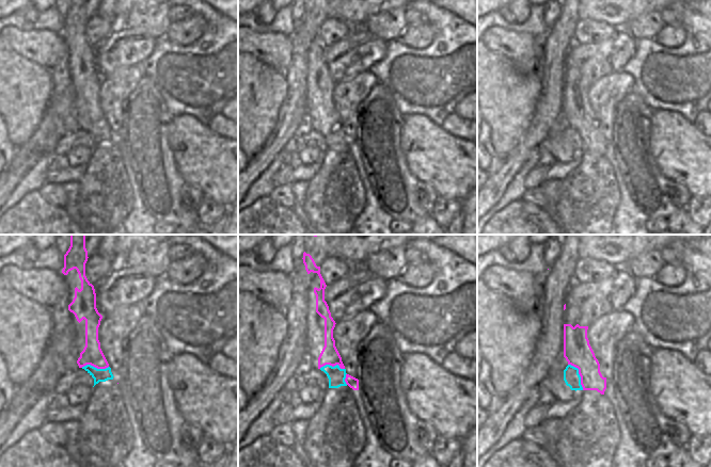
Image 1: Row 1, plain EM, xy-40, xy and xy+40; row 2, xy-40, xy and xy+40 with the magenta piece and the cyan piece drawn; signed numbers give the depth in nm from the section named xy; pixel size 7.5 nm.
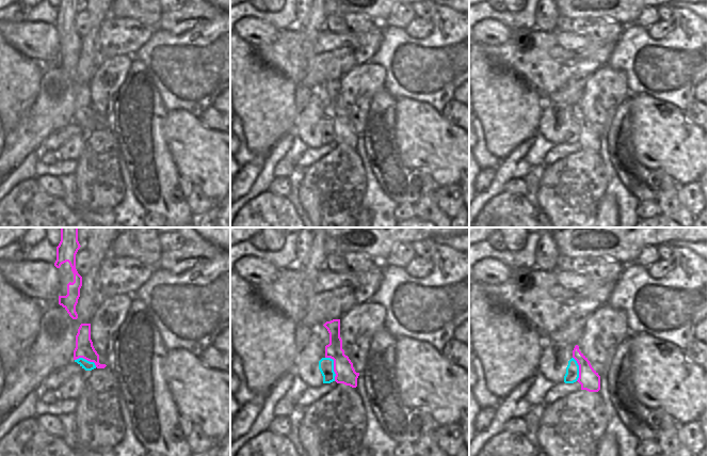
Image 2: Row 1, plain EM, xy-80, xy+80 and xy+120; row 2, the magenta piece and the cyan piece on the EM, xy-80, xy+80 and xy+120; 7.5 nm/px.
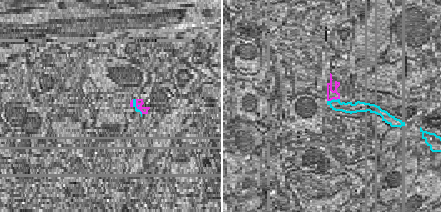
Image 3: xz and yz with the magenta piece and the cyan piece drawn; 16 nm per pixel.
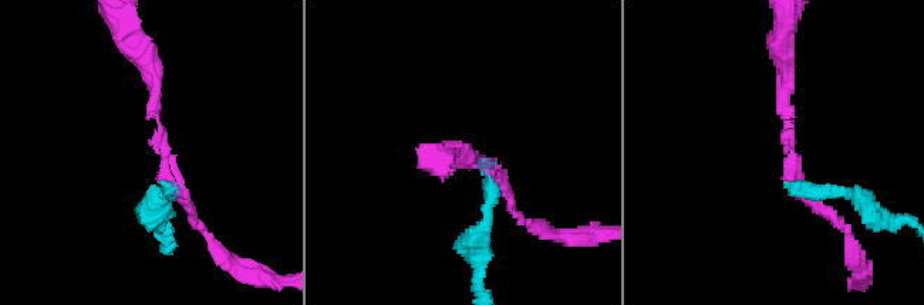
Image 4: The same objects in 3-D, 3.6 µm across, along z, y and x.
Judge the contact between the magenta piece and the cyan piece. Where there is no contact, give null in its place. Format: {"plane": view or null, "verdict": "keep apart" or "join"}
{"plane": "xy+40", "verdict": "keep apart"}

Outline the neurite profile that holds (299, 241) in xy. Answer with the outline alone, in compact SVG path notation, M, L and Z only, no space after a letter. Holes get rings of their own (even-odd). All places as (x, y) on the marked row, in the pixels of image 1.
M296 235L291 245L295 246L294 256L296 258L303 258L303 253L310 254L310 251L314 246L314 236L313 235Z

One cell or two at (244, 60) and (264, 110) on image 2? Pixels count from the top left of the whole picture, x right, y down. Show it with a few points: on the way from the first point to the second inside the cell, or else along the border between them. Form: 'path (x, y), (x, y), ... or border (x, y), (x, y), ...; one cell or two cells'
path (244, 73), (244, 76), (262, 97); one cell

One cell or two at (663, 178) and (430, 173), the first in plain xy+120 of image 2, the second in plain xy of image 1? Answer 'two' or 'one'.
two

